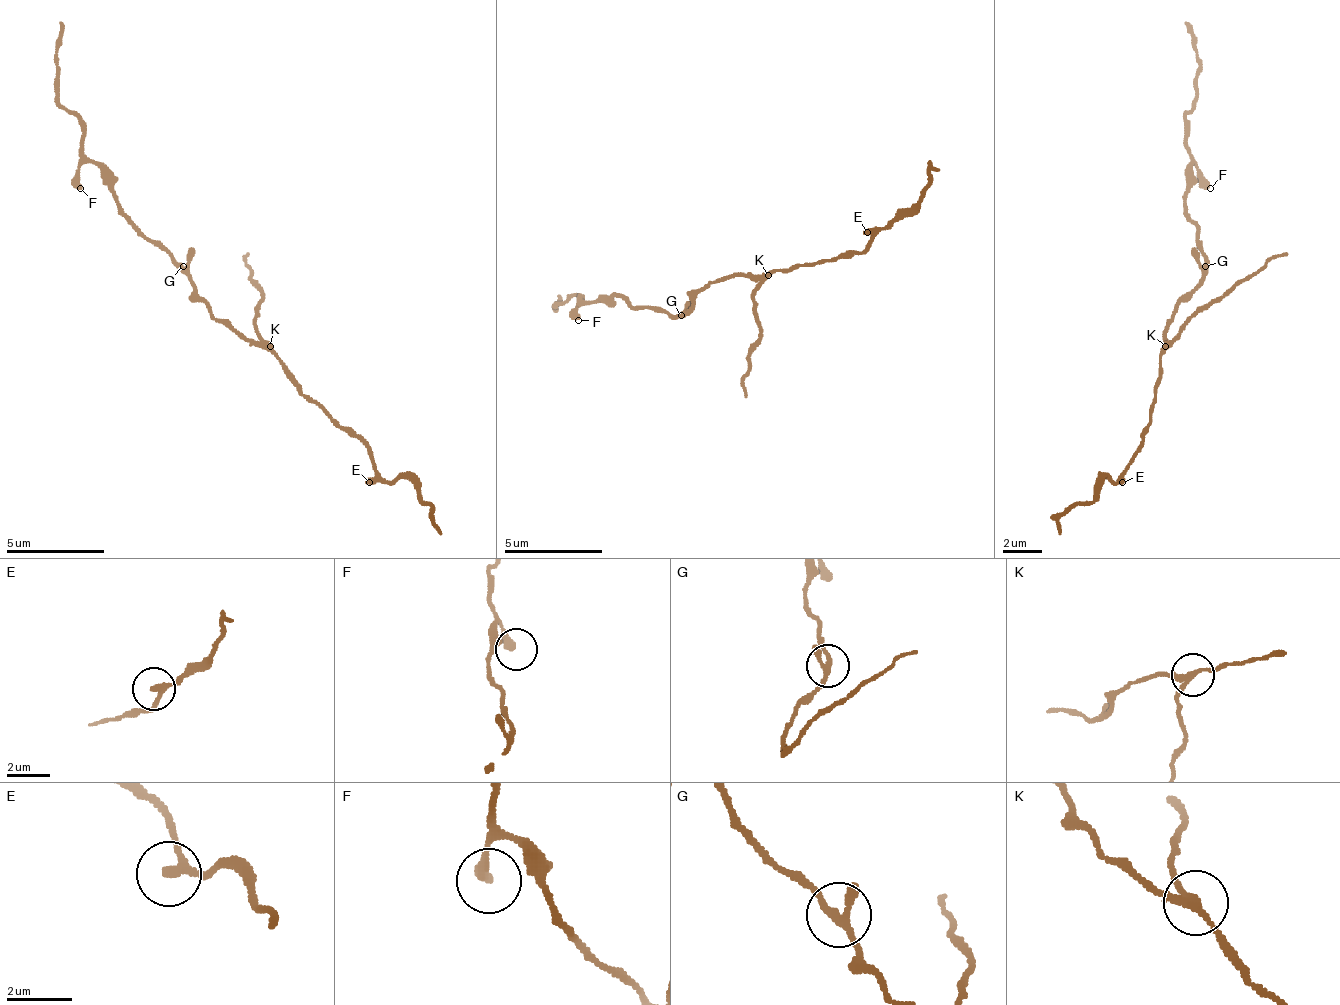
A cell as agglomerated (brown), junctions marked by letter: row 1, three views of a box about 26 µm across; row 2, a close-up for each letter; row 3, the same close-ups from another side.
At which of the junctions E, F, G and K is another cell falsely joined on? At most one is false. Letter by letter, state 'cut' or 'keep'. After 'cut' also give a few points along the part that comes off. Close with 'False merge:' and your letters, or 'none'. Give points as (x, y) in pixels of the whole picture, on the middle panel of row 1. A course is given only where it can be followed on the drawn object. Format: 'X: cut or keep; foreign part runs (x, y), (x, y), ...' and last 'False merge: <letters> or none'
E: keep
F: keep
G: keep
K: cut; foreign part runs (769, 276), (754, 291), (759, 345), (744, 399)
False merge: K

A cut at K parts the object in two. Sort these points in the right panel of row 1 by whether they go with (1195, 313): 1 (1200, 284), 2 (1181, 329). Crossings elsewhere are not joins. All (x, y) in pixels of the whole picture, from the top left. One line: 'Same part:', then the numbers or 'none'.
Same part: 2

